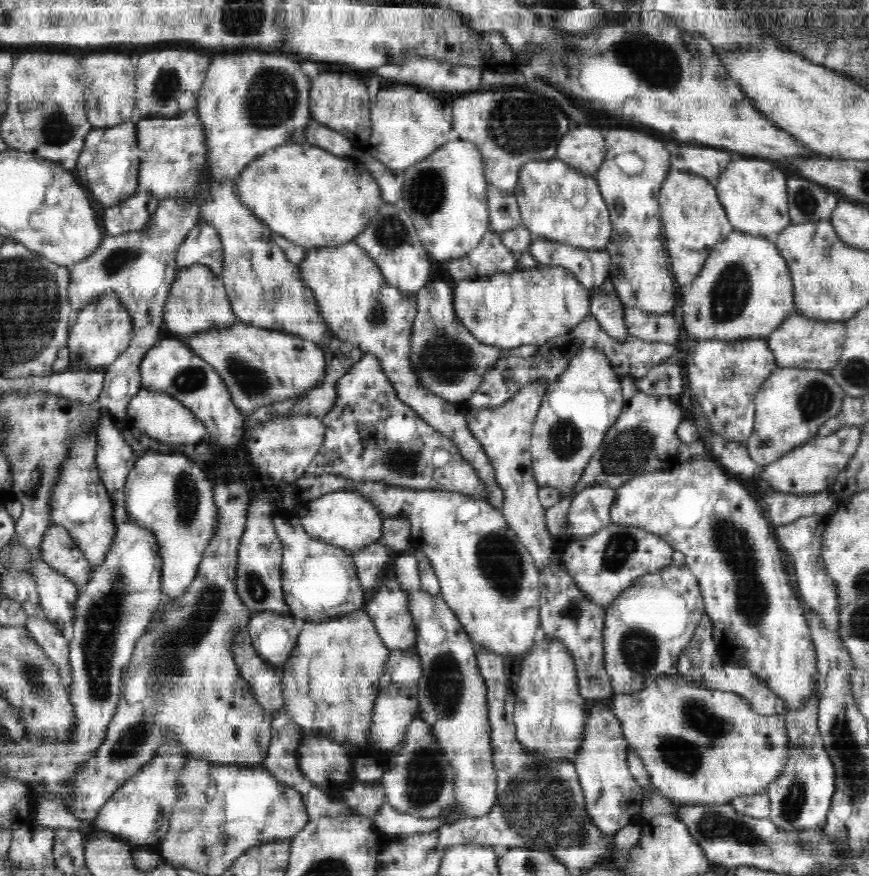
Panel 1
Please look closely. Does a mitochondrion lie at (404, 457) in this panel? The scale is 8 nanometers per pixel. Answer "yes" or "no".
yes

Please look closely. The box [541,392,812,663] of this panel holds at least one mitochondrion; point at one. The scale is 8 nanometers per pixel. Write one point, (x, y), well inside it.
(733, 545)

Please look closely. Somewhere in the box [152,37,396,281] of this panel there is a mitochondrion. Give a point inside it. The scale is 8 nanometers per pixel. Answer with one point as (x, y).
(272, 99)

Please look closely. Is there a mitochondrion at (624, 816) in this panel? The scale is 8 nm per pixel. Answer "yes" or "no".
no

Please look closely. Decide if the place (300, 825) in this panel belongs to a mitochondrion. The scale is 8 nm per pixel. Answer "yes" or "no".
no

